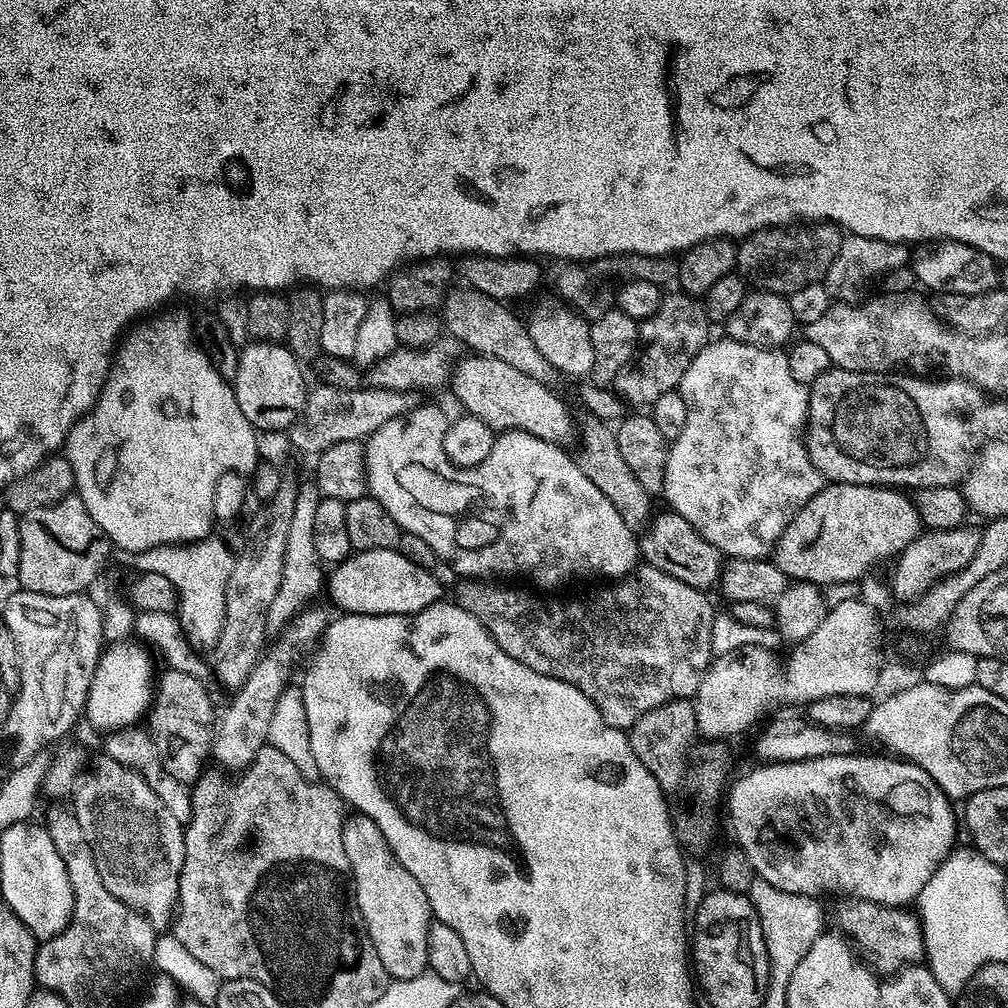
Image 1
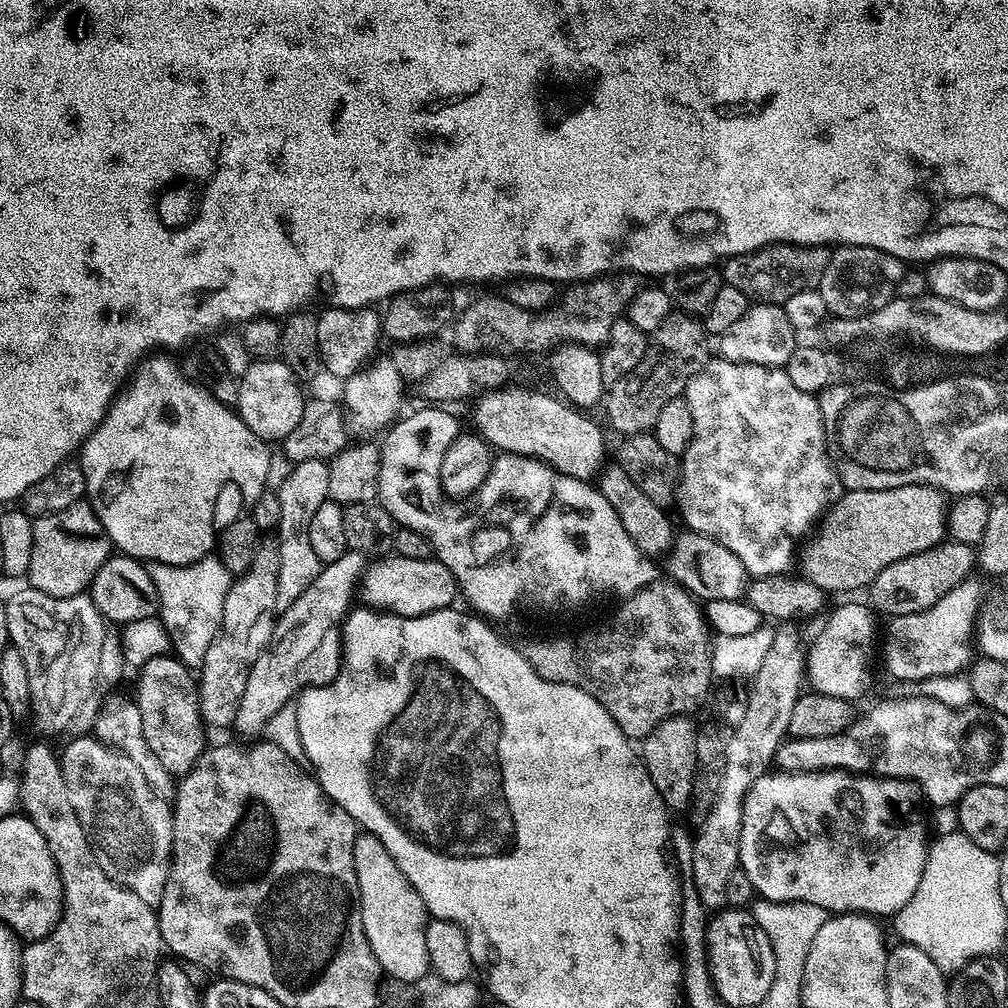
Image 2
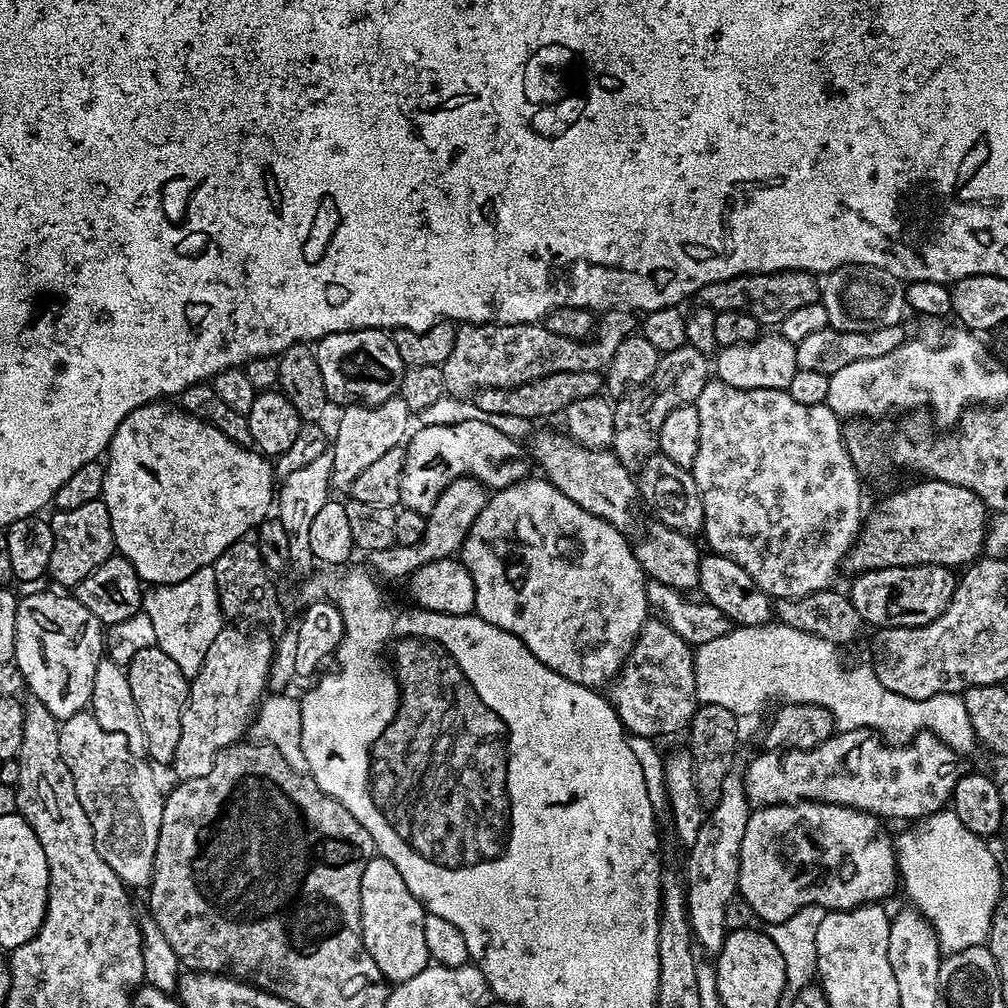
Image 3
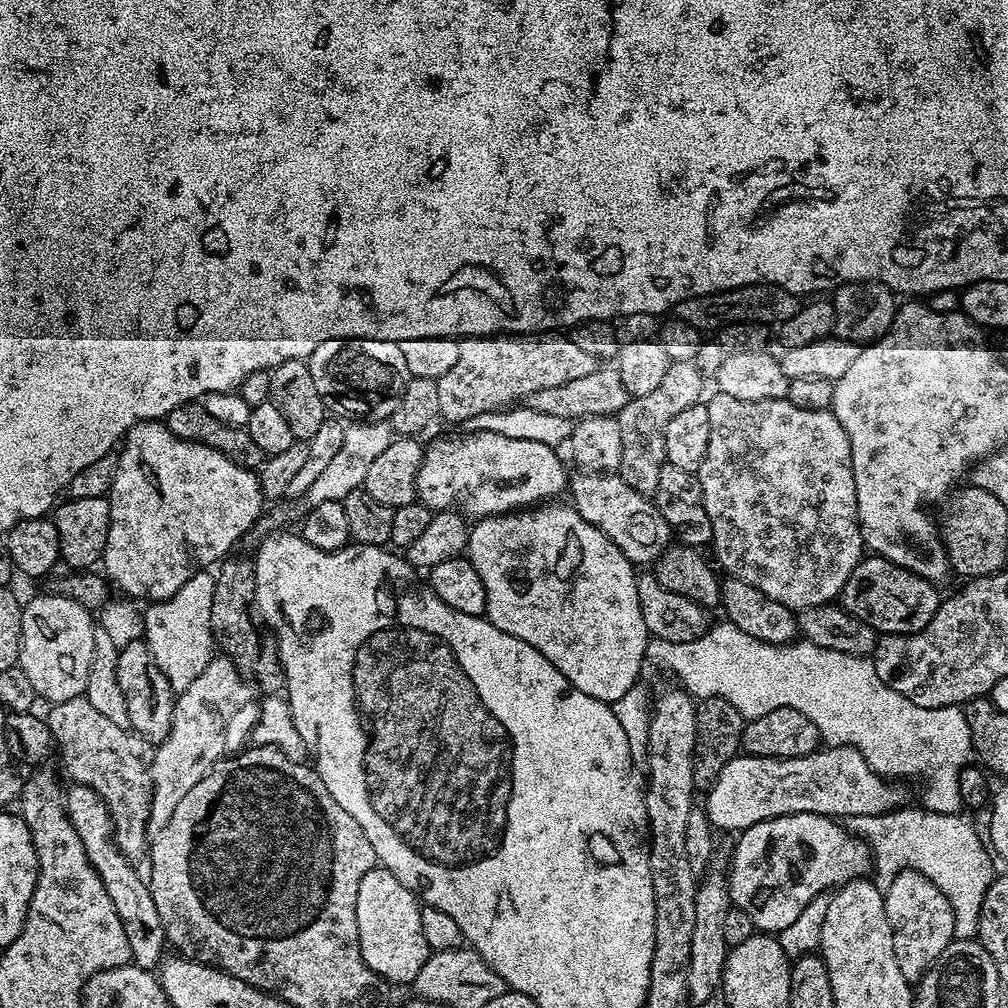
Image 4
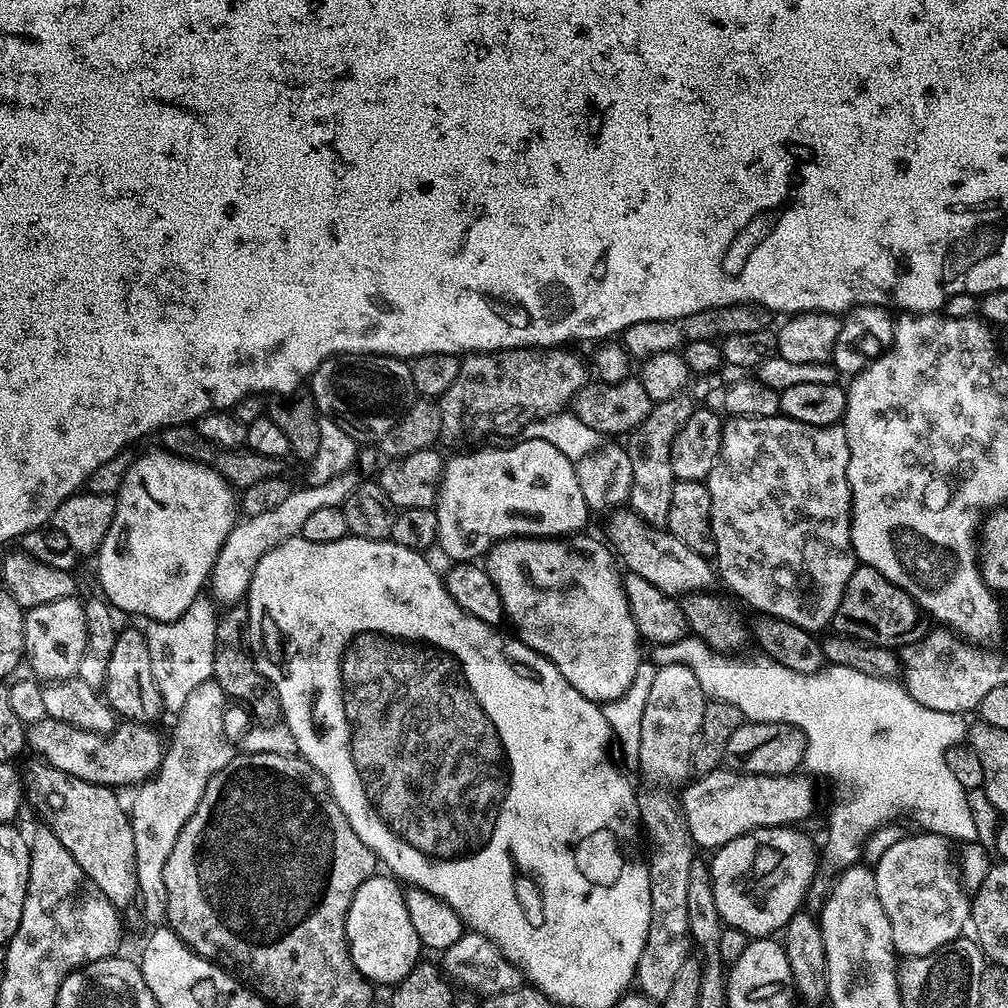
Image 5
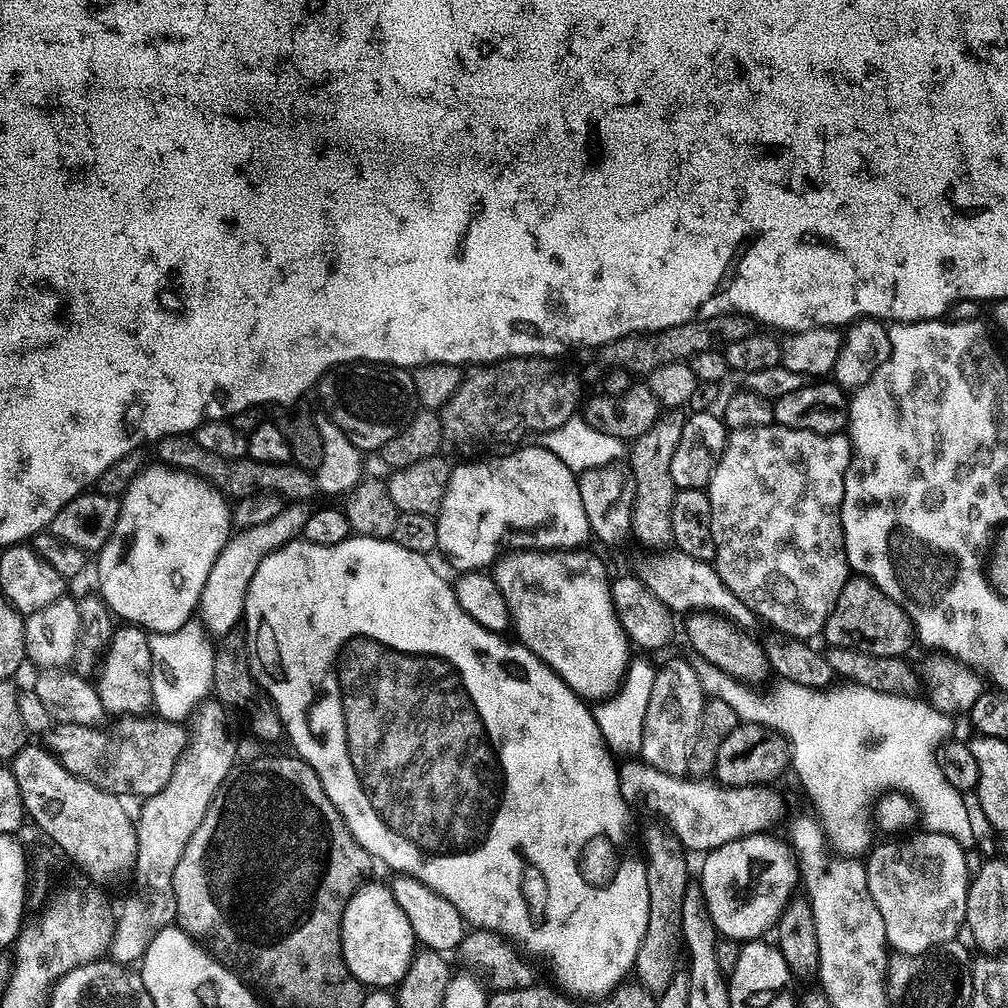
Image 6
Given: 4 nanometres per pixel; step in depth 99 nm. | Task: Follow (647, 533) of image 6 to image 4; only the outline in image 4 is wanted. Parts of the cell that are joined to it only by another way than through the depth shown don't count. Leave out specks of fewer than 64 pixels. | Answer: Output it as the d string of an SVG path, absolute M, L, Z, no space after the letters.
M693 363L690 364L672 364L670 370L666 372L666 378L662 378L662 386L658 386L658 390L654 390L654 394L643 398L632 398L629 399L628 404L623 408L623 410L618 413L618 419L620 422L620 429L622 430L622 462L620 463L618 469L618 475L621 479L625 480L629 486L633 487L636 492L641 492L643 496L651 497L655 493L656 487L658 486L658 474L662 474L662 466L666 462L666 426L667 424L675 418L675 416L680 413L681 410L686 410L690 406L701 403L702 397L700 396L704 392L704 387L706 387L706 381L699 374L698 370L695 368Z

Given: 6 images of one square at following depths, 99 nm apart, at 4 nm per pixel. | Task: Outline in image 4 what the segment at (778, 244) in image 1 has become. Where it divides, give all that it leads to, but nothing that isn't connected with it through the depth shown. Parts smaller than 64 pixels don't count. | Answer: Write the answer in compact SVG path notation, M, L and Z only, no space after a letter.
M751 284L745 288L735 288L729 292L722 292L710 296L691 296L677 304L674 309L675 319L694 326L701 334L715 333L728 324L737 322L742 324L763 324L765 326L779 326L802 307L801 297L787 292L781 288L775 288L772 284Z

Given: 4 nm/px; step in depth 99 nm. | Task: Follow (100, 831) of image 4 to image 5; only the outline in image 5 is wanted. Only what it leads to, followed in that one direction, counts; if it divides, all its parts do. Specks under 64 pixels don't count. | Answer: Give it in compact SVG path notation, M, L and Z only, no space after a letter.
M35 762L23 773L30 804L40 811L43 823L58 834L58 842L74 854L74 862L110 898L117 910L125 910L138 900L138 870L134 850L134 830L129 813L120 805L117 793L107 784L91 784L74 778L47 762Z

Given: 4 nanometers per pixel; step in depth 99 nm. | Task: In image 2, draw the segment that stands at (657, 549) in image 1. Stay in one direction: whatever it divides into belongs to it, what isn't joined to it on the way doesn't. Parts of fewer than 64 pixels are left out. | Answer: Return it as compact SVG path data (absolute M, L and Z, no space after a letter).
M684 530L675 537L672 551L667 557L668 572L675 583L692 593L697 601L745 599L750 577L734 550L726 550L722 542L700 532Z

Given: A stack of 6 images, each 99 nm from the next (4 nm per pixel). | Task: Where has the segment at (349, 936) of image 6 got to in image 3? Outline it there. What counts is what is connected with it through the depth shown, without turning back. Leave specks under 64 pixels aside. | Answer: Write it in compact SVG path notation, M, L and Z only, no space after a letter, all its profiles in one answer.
M376 854L370 862L366 862L366 870L362 870L362 938L370 958L378 962L378 970L382 970L384 979L399 982L406 978L414 978L428 967L428 951L426 950L426 930L424 929L425 910L423 904L402 882L402 874L387 860L385 856Z

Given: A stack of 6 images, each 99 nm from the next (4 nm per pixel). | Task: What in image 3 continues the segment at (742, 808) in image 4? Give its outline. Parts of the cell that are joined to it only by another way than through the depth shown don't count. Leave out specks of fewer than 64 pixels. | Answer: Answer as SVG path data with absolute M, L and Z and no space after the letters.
M859 728L849 732L837 731L826 742L810 750L797 748L770 748L760 753L742 772L748 803L752 806L794 804L798 800L817 800L819 804L841 804L847 808L860 808L863 812L881 818L893 816L896 820L916 822L941 811L951 801L952 791L962 775L958 753L932 732L919 732L907 744L890 744L877 733Z

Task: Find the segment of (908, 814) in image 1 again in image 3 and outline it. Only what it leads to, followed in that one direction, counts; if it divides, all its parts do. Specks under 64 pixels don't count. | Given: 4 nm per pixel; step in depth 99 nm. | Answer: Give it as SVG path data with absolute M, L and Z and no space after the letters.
M798 800L794 804L769 804L760 806L749 815L746 822L746 838L742 838L742 850L740 851L740 887L739 895L750 902L754 910L756 920L765 924L777 924L786 922L790 914L802 910L802 906L817 904L825 910L843 910L845 908L859 908L862 904L874 904L884 902L884 899L898 888L898 865L896 863L896 846L893 837L888 837L888 832L883 828L881 817L872 815L871 812L863 812L860 808L847 808L841 804L819 804L817 800Z

